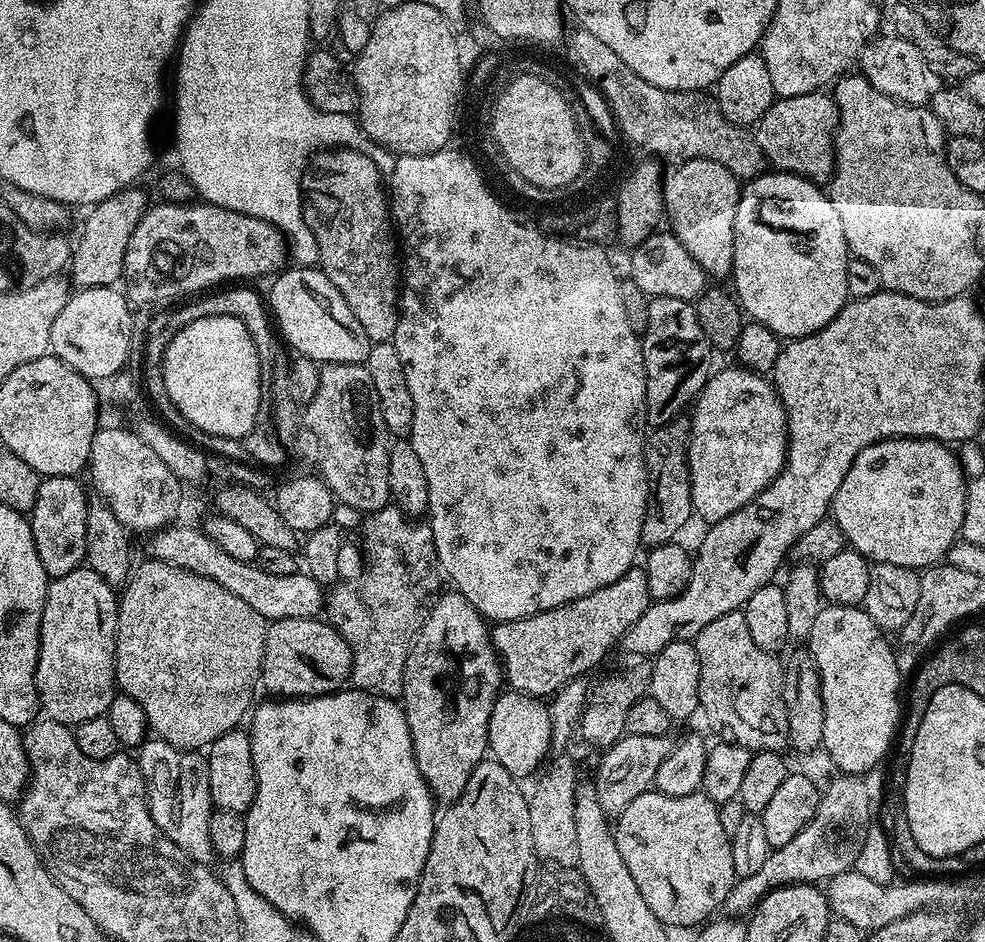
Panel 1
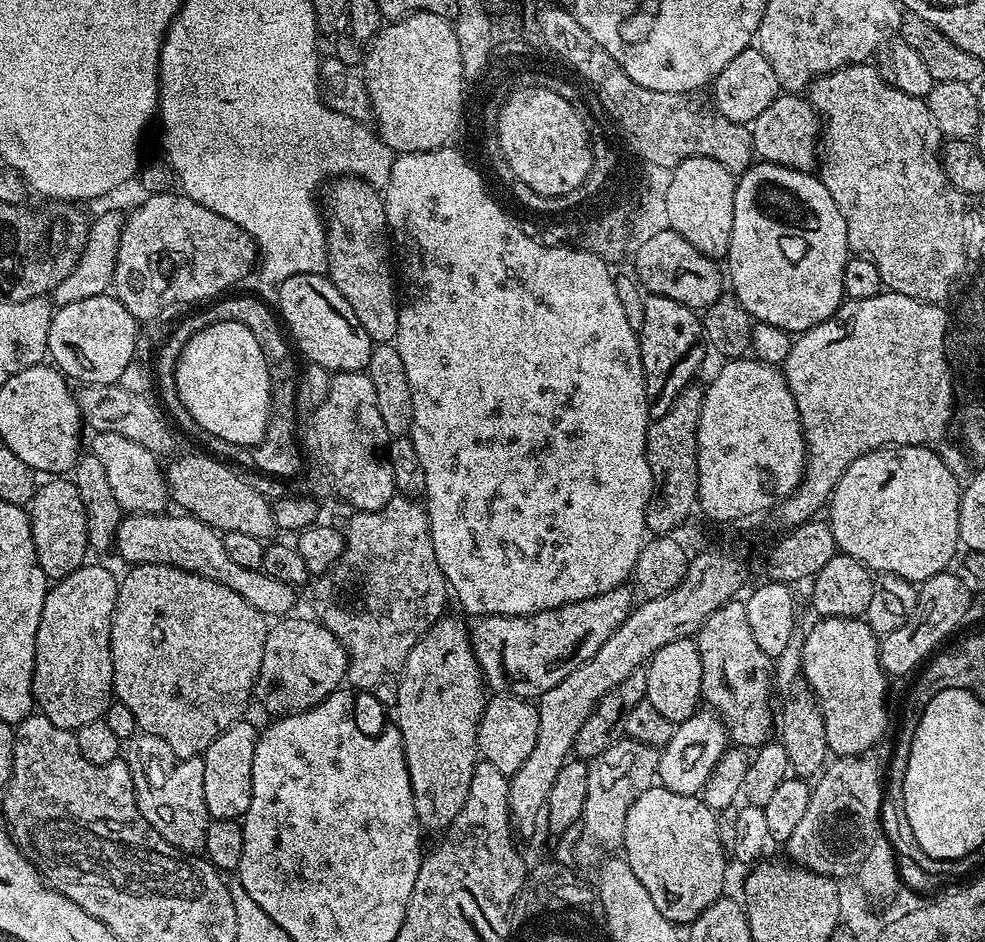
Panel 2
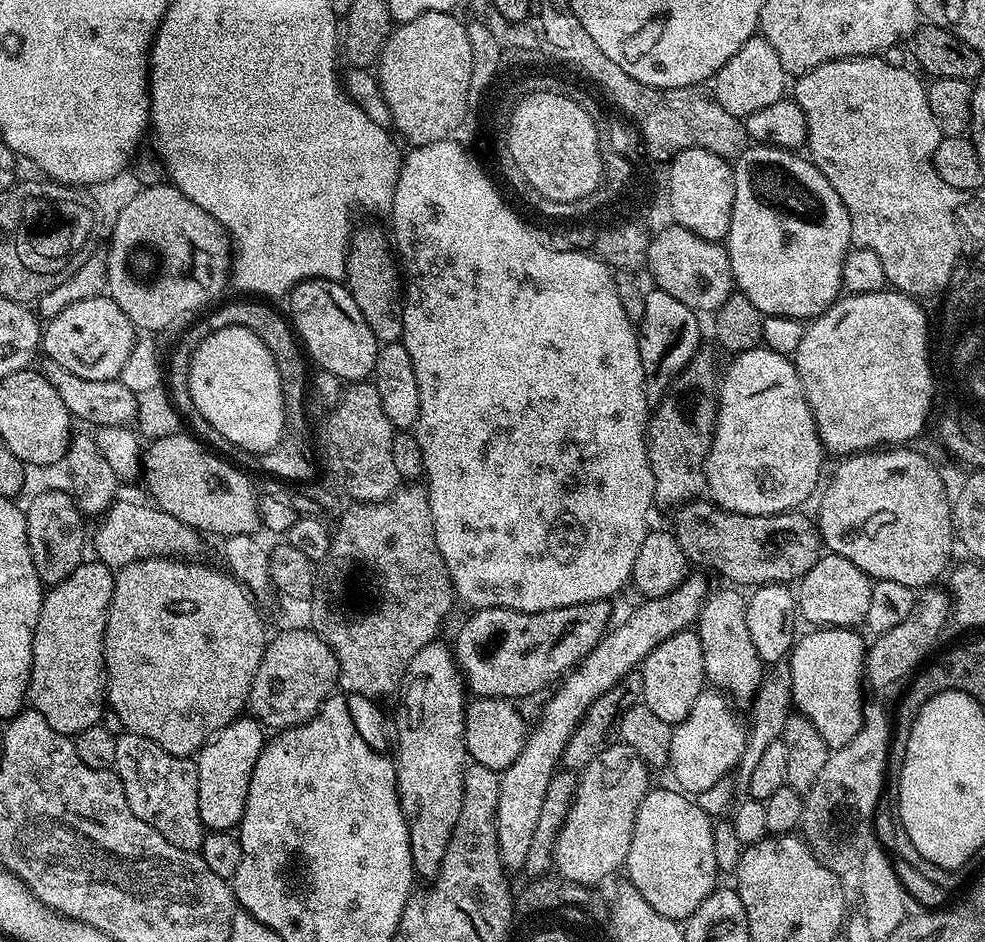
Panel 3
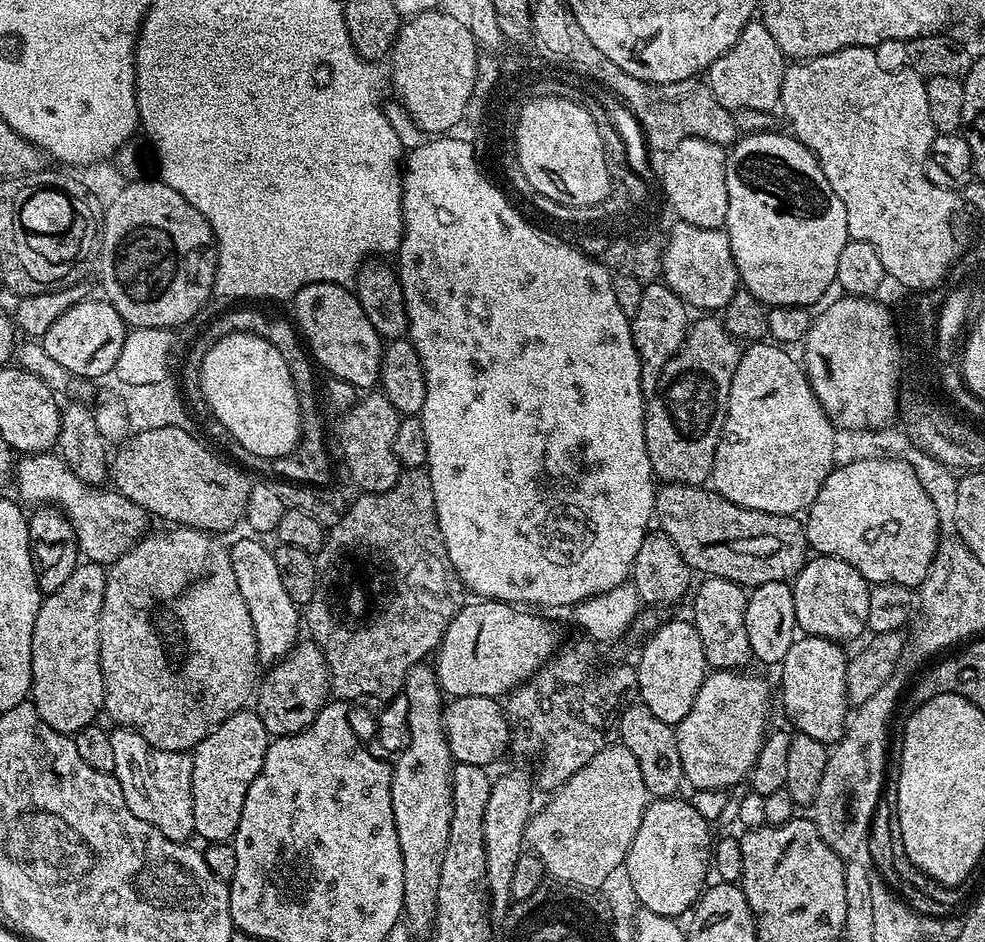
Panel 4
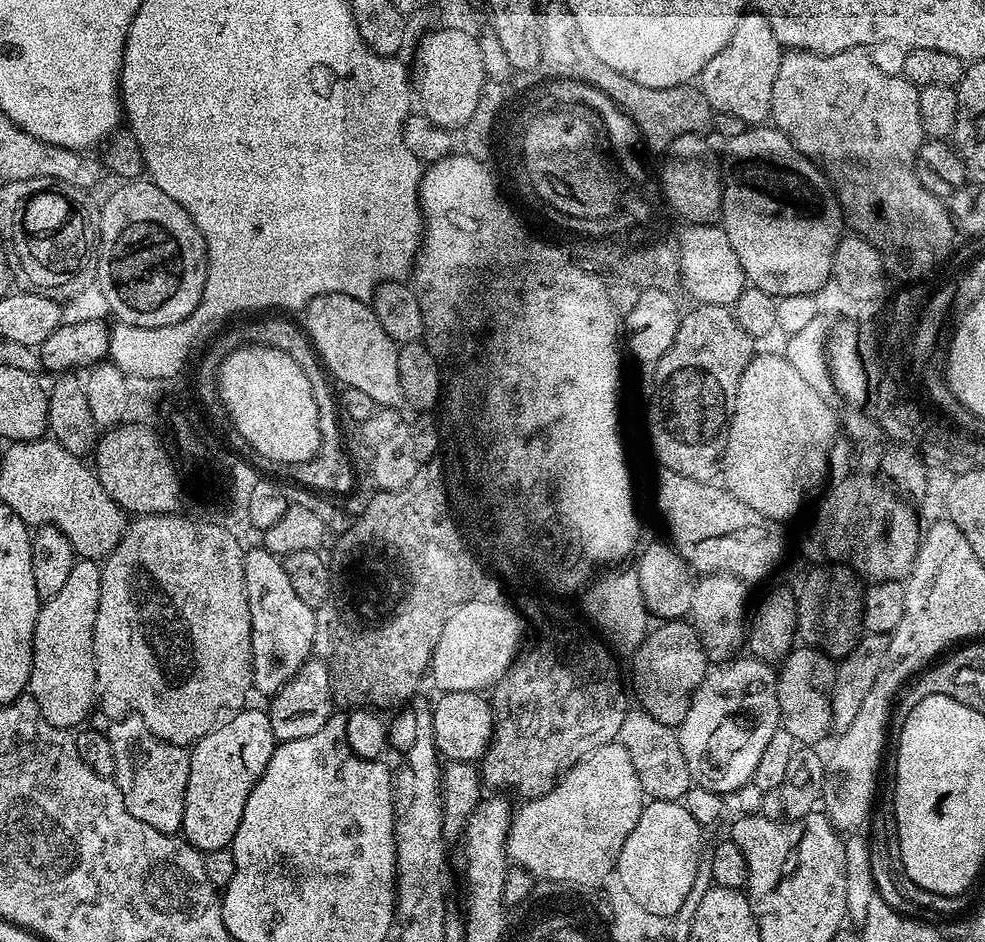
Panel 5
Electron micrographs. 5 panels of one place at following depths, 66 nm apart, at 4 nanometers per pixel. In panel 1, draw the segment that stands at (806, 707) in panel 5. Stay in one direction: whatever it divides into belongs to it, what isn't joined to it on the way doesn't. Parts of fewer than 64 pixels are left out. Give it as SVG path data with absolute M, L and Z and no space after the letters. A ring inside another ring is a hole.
M825 603L820 612L814 618L814 626L810 630L806 647L811 652L816 669L820 675L820 689L822 690L822 702L824 703L824 721L822 722L822 738L824 739L823 751L828 751L828 756L834 763L840 767L839 771L844 774L868 774L868 771L883 758L888 752L888 747L893 747L894 741L898 736L898 729L902 724L902 715L900 716L900 704L902 708L902 696L900 700L900 668L896 665L896 656L892 653L892 648L888 645L885 629L879 628L870 618L870 614L864 611L863 607L855 604L829 604Z

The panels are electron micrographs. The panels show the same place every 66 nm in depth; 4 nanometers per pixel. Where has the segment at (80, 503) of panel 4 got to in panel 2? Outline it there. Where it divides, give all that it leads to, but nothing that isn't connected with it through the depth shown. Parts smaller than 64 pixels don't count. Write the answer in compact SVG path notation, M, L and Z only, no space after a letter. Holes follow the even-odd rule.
M128 514L123 517L116 531L115 555L125 560L125 565L167 564L192 572L207 580L230 586L234 594L246 598L250 606L264 613L268 618L280 618L296 604L297 589L286 582L278 582L265 572L246 566L238 566L230 554L226 554L224 537L217 529L202 522L197 516L179 514Z

